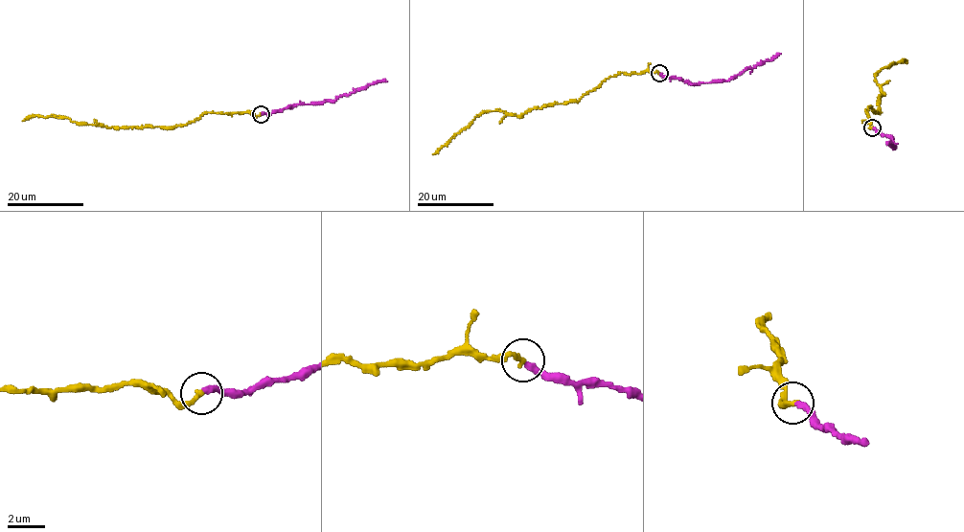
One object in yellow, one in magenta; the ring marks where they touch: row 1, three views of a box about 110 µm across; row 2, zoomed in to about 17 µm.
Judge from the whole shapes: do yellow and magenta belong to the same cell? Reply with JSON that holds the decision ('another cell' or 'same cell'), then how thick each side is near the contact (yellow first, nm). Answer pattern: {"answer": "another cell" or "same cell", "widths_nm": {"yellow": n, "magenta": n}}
{"answer": "same cell", "widths_nm": {"yellow": 320, "magenta": 320}}

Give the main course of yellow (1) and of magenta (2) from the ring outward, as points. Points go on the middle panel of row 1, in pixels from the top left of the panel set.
1: (658, 73), (619, 73), (605, 80), (578, 101), (545, 104), (518, 116), (500, 110), (482, 111), (433, 153)
2: (659, 73), (693, 83), (727, 80), (780, 54)

